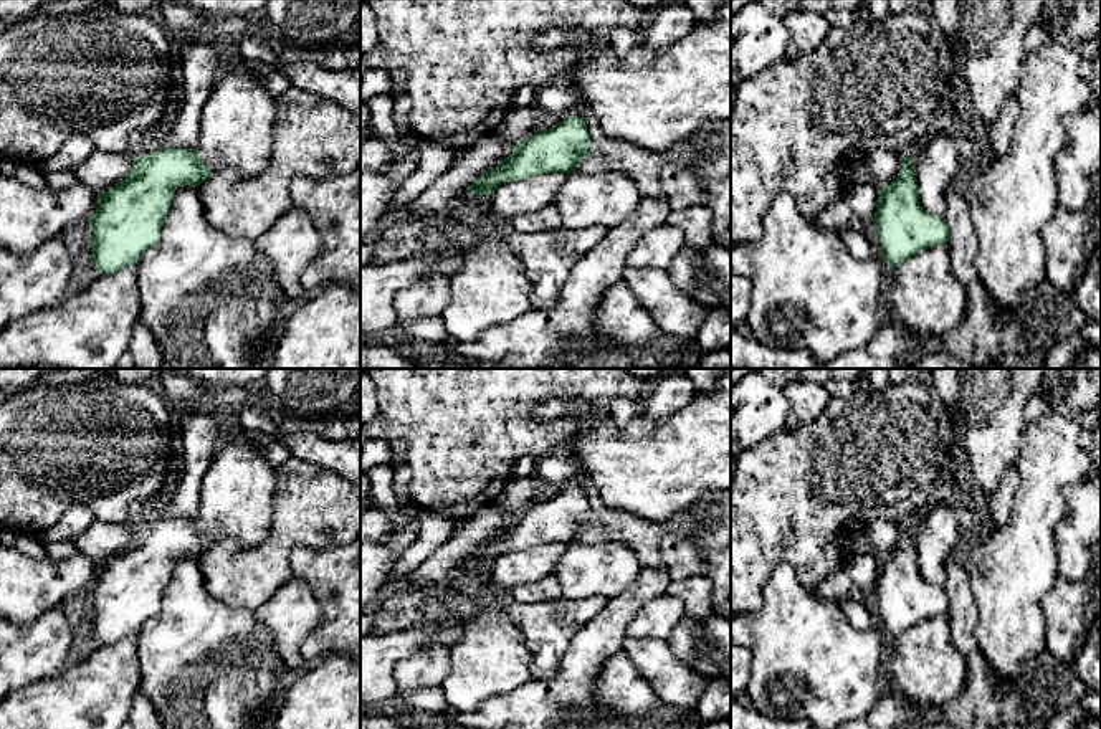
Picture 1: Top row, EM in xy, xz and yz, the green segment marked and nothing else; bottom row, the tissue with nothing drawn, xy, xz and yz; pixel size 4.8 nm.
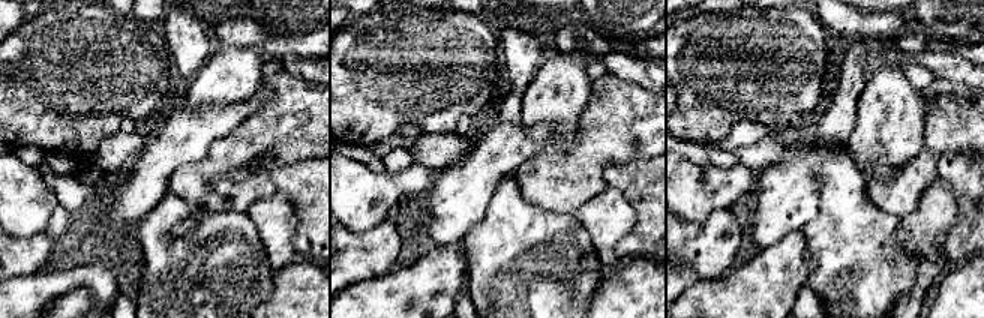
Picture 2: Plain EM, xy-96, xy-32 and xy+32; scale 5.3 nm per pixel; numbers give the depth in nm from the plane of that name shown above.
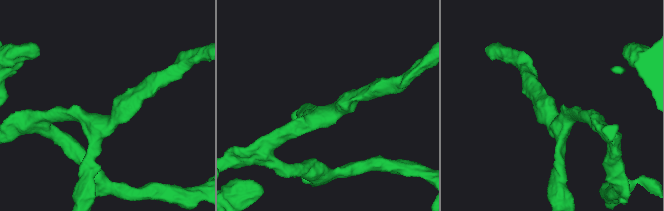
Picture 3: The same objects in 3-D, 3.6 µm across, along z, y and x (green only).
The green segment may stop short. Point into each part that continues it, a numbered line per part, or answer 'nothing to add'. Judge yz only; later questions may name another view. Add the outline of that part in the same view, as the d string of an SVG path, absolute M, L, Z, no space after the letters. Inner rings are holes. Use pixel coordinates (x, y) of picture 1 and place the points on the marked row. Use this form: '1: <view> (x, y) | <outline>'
nothing to add

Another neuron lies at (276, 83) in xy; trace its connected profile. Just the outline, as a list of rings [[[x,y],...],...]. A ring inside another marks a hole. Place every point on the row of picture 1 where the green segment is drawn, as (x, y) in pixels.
[[[273,69],[263,73],[263,86],[273,98],[279,98],[291,88],[289,79],[283,73]]]

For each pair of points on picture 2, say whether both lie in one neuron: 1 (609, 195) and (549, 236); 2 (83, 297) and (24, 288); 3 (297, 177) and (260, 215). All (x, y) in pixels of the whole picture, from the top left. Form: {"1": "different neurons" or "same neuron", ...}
{"1": "different neurons", "2": "different neurons", "3": "different neurons"}

